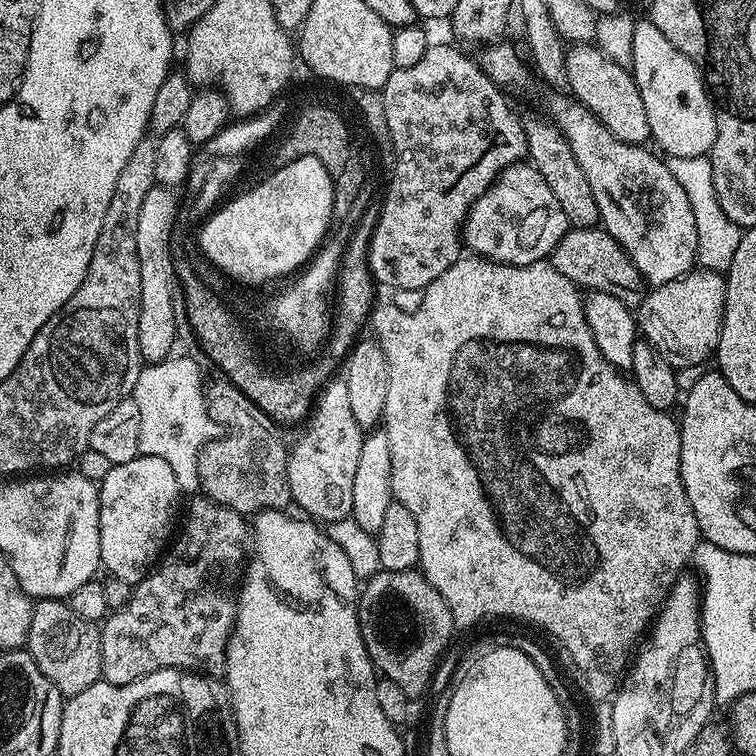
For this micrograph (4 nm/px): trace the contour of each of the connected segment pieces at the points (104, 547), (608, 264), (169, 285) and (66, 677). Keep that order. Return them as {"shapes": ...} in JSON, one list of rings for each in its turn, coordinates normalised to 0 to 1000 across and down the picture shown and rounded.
{"shapes":[[[[184,602],[179,603],[172,611],[149,614],[146,627],[140,627],[140,632],[131,636],[130,644],[132,647],[132,743],[136,755],[139,758],[143,755],[142,761],[149,767],[160,767],[161,770],[179,775],[206,750],[209,742],[213,739],[214,731],[224,724],[225,710],[229,708],[228,692],[233,688],[233,665],[241,660],[241,652],[235,643],[235,632],[230,632],[230,622],[225,622],[225,615],[214,611],[214,606]]],[[[755,300],[730,332],[728,348],[761,378],[776,385],[810,389],[831,406],[845,403],[852,393],[847,360],[837,352],[832,339],[819,329],[816,319],[798,302]]],[[[204,246],[198,251],[198,257],[193,257],[193,263],[188,266],[188,279],[183,283],[183,347],[188,357],[188,389],[185,390],[185,414],[183,415],[183,458],[185,459],[187,472],[196,479],[222,475],[229,464],[228,454],[233,450],[235,392],[230,385],[230,361],[228,357],[230,332],[228,333],[226,323],[228,307],[234,306],[234,274],[235,259],[229,250]]],[[[50,794],[44,798],[34,861],[42,866],[50,886],[61,892],[81,922],[108,918],[114,907],[134,898],[135,849],[132,831],[114,817],[103,817],[85,794]]]]}

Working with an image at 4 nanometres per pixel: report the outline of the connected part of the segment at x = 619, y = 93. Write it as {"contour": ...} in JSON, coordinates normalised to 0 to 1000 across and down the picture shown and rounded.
{"contour":[[[787,57],[755,60],[746,70],[746,91],[751,104],[750,120],[767,136],[775,140],[817,183],[829,190],[858,189],[862,173],[854,156],[854,146],[849,140],[849,124],[844,119],[841,106],[827,86],[813,85]]]}

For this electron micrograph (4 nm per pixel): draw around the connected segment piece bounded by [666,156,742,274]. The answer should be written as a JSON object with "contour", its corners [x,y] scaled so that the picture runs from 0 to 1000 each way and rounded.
{"contour":[[[885,206],[881,216],[886,230],[892,230],[897,246],[907,251],[907,262],[913,262],[913,272],[918,278],[918,299],[923,303],[921,343],[925,353],[938,360],[962,361],[966,347],[971,341],[971,331],[976,331],[981,304],[971,294],[966,294],[955,272],[950,272],[940,210],[937,206],[919,206],[918,209]]]}

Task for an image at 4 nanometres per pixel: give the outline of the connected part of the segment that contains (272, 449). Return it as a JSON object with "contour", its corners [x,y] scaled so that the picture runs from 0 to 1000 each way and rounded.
{"contour":[[[286,500],[280,509],[276,507],[270,520],[270,530],[275,533],[275,552],[280,554],[282,562],[291,565],[292,561],[302,573],[292,582],[282,581],[271,587],[265,597],[262,627],[269,655],[319,680],[380,673],[382,671],[380,667],[388,665],[388,659],[381,642],[382,594],[378,587],[376,593],[376,582],[370,578],[372,567],[361,561],[353,548],[341,542],[341,537],[336,537],[336,532],[331,532],[331,526],[325,526],[325,521],[320,521],[320,516],[310,512],[303,503]]]}

